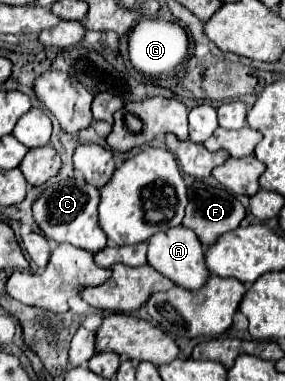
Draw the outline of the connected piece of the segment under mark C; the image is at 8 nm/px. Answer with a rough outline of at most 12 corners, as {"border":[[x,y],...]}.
{"border":[[49,181],[33,205],[45,237],[99,253],[99,189]]}

